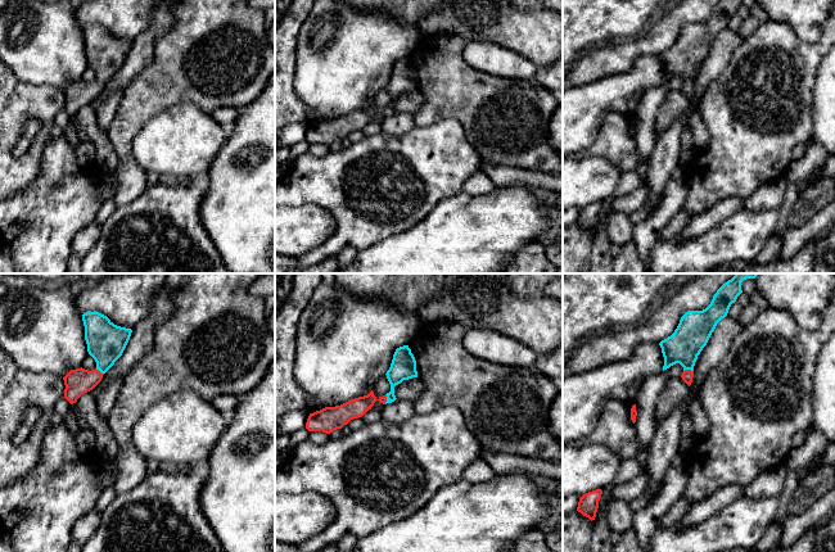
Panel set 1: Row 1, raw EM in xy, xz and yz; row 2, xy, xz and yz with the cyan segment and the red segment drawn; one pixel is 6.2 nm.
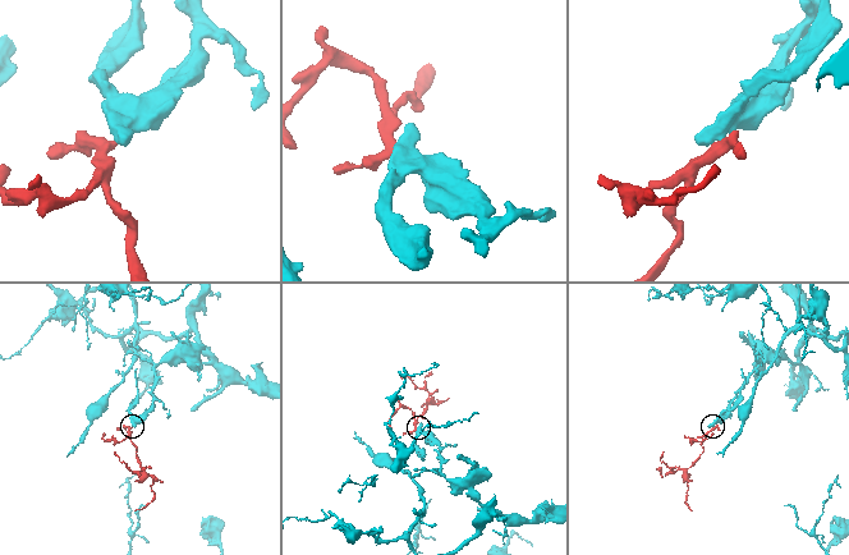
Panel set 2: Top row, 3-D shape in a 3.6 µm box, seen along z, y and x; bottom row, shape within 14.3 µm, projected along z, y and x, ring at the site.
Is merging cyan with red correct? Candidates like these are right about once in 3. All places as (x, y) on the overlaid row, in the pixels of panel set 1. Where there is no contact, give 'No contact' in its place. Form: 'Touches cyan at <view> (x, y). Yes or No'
Touches cyan at yz (687, 369). Yes

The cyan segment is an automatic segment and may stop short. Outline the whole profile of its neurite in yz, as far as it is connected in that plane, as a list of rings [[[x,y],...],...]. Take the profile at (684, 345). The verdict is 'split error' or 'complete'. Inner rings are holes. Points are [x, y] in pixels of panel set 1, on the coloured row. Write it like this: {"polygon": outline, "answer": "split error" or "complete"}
{"polygon": [[[736,273],[717,290],[705,309],[689,311],[681,317],[674,332],[659,343],[664,357],[663,371],[680,363],[683,367],[682,380],[691,385],[698,356],[707,345],[717,323],[727,316],[731,304],[743,293],[741,282],[755,277],[757,273]]], "answer": "split error"}

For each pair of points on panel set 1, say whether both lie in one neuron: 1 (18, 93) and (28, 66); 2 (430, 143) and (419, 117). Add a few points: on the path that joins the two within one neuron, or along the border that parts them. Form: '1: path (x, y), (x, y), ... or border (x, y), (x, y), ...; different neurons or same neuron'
1: border (13, 73), (25, 82), (52, 86); different neurons
2: border (452, 118), (442, 118), (429, 125), (416, 126); different neurons

